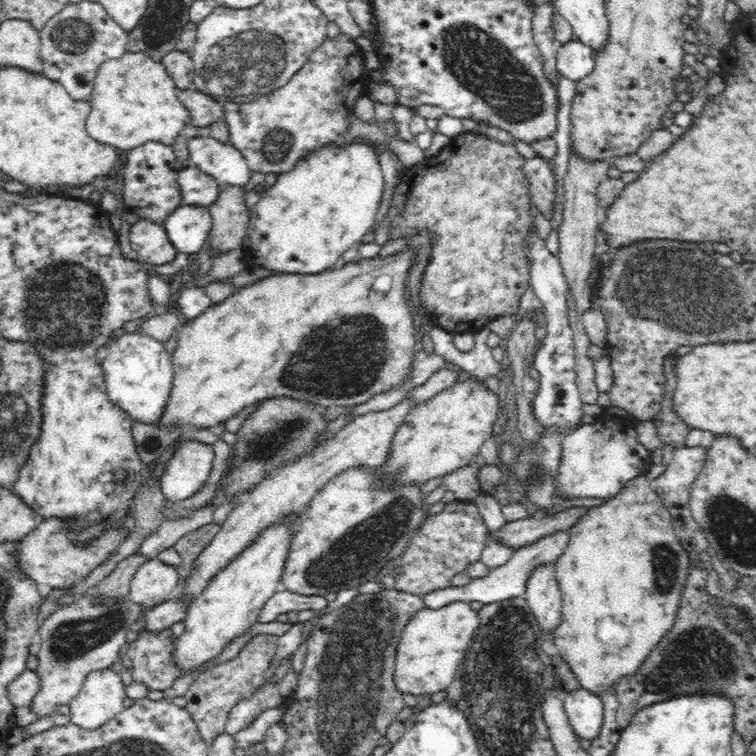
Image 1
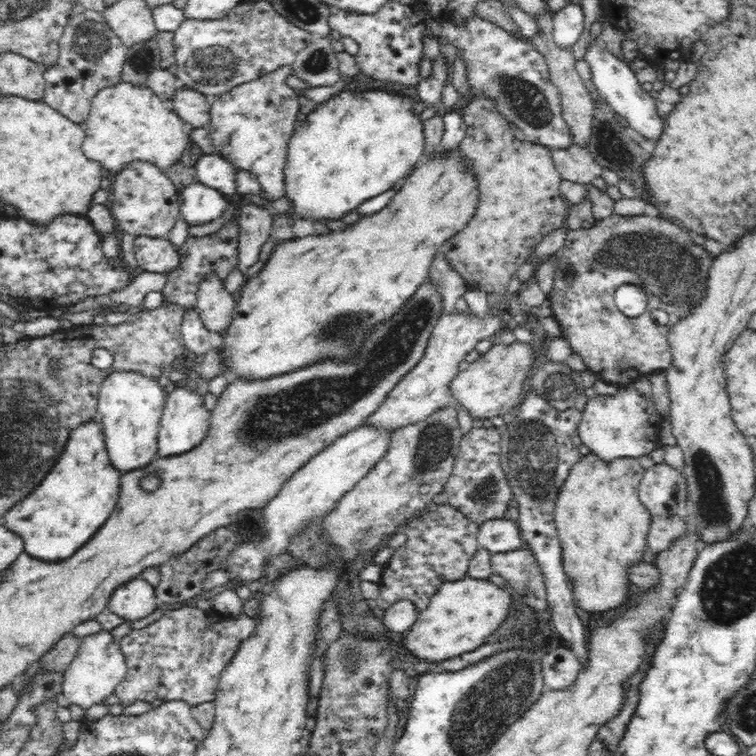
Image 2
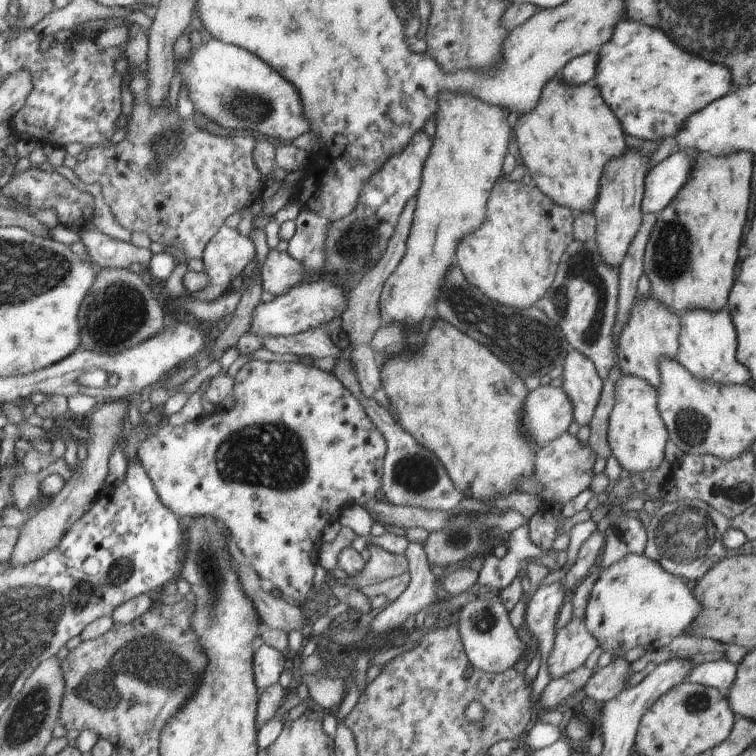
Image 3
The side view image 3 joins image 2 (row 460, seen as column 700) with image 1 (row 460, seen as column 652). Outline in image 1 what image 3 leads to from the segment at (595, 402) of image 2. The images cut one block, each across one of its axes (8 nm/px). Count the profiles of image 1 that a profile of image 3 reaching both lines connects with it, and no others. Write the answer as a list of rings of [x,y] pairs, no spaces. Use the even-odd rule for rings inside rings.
[[[598,420],[581,424],[570,430],[562,438],[562,452],[558,468],[558,492],[562,498],[572,496],[592,496],[592,498],[612,498],[623,490],[623,486],[637,476],[644,474],[652,466],[651,452],[637,440],[634,428],[614,432],[614,422]]]

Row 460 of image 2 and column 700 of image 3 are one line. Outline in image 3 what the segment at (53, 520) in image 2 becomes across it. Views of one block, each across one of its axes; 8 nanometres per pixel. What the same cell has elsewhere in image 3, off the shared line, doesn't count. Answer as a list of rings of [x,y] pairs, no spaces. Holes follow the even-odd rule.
[[[624,18],[616,26],[612,40],[598,54],[599,64],[593,82],[603,96],[608,96],[608,106],[624,121],[624,132],[643,141],[658,143],[676,136],[695,112],[727,95],[734,87],[732,72],[725,64],[714,64],[694,56],[674,44],[662,30],[634,19]]]

